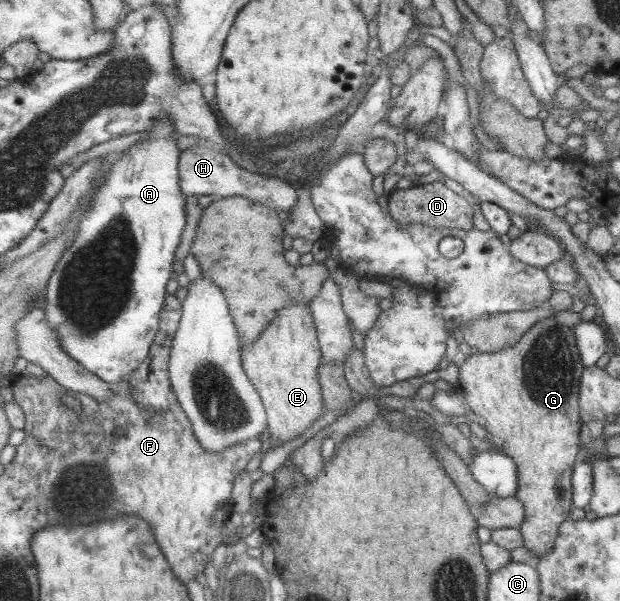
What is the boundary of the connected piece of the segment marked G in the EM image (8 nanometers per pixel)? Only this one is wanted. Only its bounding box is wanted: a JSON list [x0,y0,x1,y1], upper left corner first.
[457,319,584,559]

